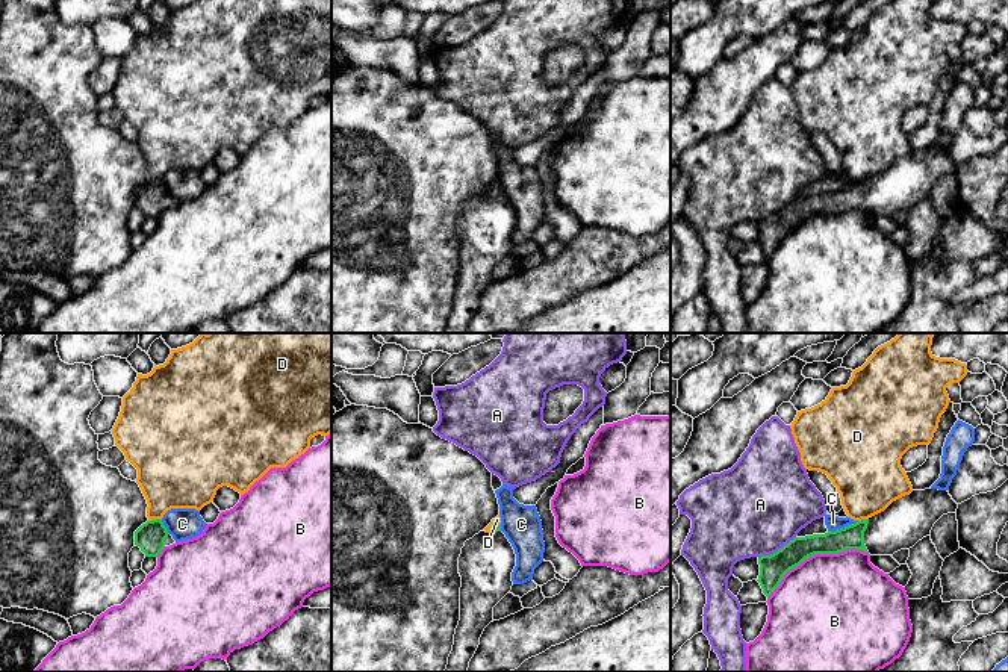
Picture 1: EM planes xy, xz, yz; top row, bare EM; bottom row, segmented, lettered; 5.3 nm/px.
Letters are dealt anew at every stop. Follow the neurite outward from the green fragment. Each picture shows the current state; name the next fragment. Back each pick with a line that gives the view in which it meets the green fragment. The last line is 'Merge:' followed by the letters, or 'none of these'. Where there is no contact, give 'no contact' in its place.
Merge: none of these

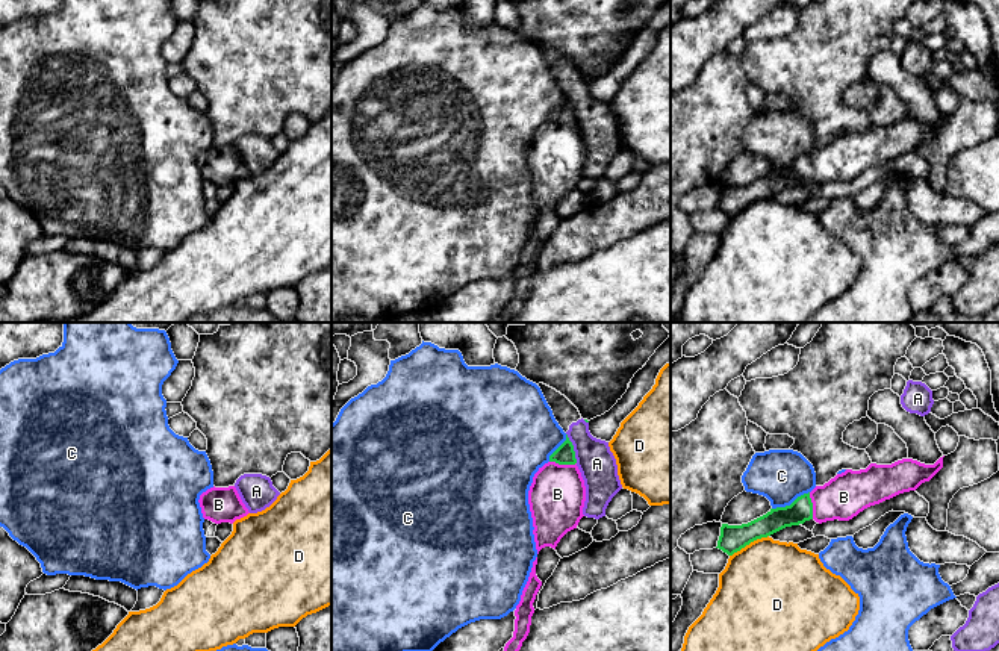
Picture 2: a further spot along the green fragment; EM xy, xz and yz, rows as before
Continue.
B: meets green in xz
Merge: B

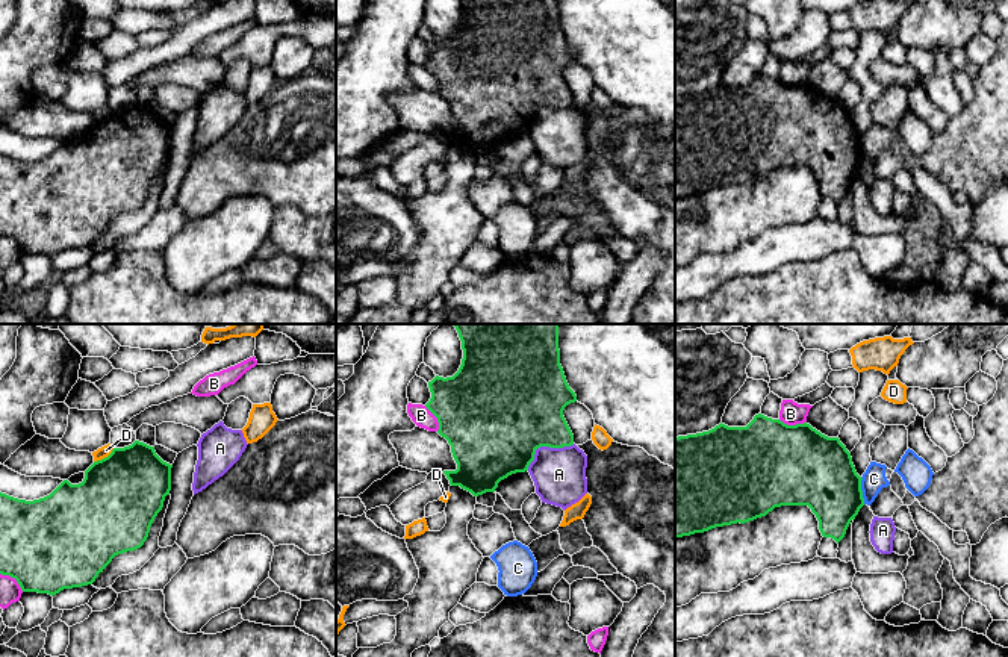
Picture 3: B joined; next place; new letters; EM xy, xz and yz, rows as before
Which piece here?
Merge: none of these

